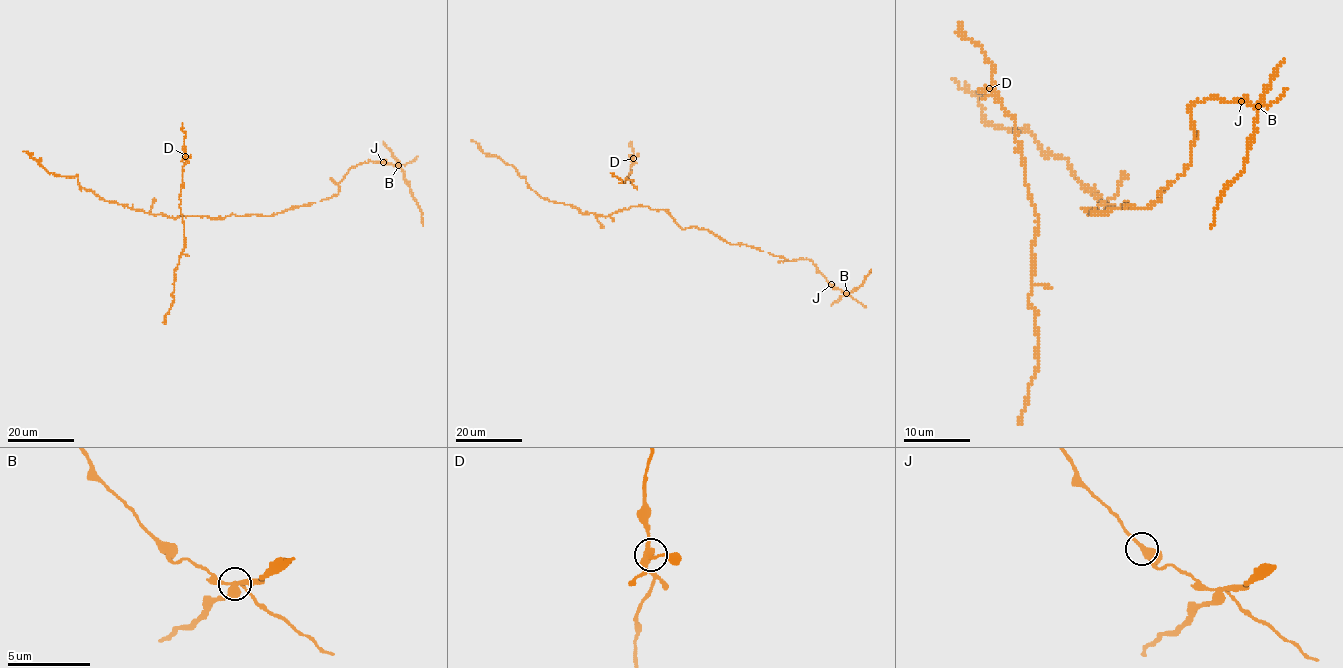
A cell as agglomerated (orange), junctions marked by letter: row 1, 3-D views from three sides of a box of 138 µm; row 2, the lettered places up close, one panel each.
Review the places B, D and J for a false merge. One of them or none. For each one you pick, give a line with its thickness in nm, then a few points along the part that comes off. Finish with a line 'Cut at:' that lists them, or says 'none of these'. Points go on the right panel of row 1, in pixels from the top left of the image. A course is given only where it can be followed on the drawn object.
B: calibre 340 nm; course (1258, 106), (1255, 134), (1245, 167), (1220, 197), (1212, 227)
Cut at: B

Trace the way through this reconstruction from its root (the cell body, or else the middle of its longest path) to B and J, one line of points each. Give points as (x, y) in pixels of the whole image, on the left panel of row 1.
B: (239, 215), (272, 216), (334, 196), (339, 191), (339, 182), (347, 172), (364, 162), (398, 165)
J: (239, 215), (272, 216), (330, 198), (338, 193), (339, 182), (352, 167), (369, 161), (383, 162)

